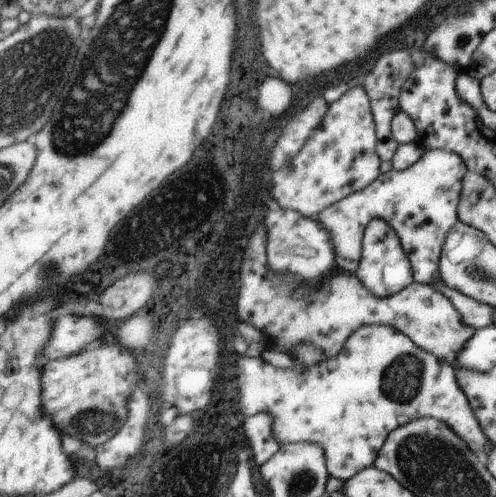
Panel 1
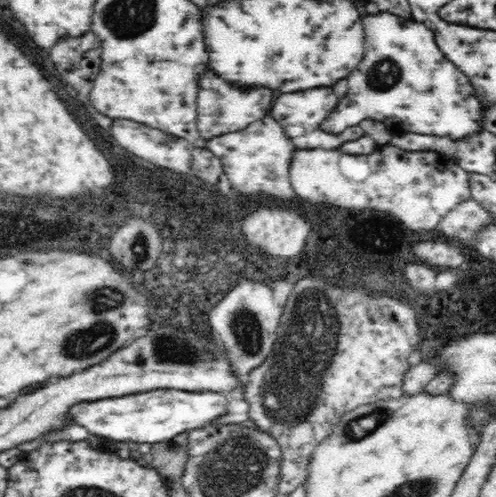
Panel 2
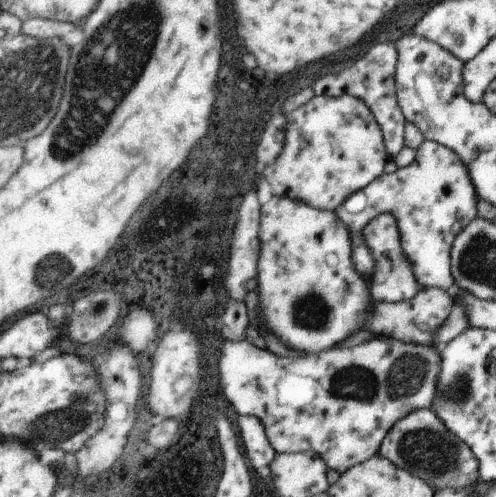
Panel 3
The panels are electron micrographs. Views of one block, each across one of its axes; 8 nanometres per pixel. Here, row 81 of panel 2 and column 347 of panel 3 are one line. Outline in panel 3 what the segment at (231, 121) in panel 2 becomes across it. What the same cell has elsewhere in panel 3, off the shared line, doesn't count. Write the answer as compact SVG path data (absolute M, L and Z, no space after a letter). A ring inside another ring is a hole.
M423 140L409 166L379 176L379 180L361 192L355 192L355 196L335 212L339 212L339 220L347 220L347 224L351 224L351 234L359 236L355 240L355 268L359 268L363 276L369 276L375 268L375 254L365 240L367 226L379 216L389 214L397 224L399 250L421 290L437 288L449 292L455 286L455 278L451 274L451 248L459 238L459 232L477 218L479 198L475 196L475 186L471 184L469 172L459 156L441 144Z

